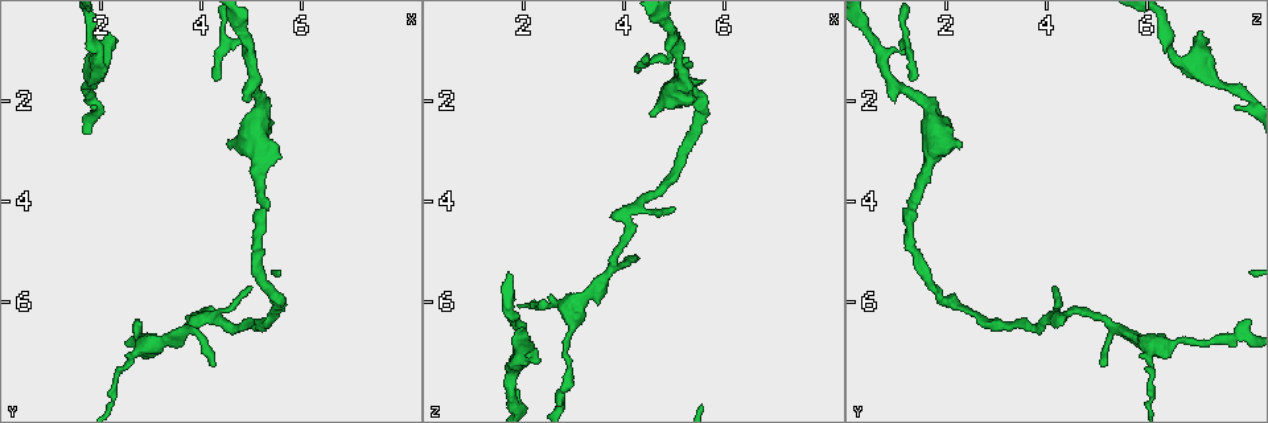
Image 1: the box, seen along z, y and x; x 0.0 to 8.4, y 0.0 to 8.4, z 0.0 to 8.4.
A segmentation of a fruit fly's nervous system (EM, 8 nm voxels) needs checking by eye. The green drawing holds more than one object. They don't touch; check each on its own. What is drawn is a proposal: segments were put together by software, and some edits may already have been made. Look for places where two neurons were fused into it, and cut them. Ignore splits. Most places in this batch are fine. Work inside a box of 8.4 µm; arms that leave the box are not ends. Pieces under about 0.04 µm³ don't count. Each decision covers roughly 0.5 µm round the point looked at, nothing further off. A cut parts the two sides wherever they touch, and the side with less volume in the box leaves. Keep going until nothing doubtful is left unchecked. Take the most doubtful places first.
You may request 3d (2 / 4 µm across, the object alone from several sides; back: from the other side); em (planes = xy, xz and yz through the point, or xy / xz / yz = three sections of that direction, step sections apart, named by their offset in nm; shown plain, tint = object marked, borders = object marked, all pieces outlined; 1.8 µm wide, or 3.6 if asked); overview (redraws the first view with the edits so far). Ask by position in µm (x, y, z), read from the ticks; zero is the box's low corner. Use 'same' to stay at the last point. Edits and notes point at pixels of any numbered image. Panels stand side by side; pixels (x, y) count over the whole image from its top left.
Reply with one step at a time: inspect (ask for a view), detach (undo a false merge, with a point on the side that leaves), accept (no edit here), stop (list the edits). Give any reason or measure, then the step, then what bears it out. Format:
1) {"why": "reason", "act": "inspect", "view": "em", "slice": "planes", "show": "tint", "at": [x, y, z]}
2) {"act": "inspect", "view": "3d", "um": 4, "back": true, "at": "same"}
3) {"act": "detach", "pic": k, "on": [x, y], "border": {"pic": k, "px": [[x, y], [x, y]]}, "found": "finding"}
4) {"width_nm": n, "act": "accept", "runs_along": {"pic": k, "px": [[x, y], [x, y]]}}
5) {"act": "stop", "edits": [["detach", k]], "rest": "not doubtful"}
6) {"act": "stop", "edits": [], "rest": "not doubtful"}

{"why": "three-way junction", "act": "inspect", "view": "3d", "um": 2, "at": [3.05, 6.90, 6.05]}

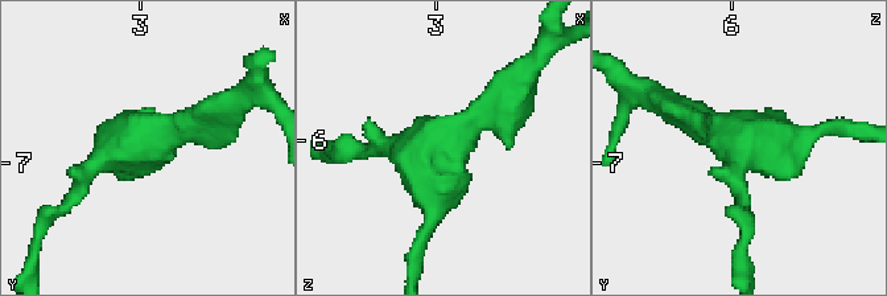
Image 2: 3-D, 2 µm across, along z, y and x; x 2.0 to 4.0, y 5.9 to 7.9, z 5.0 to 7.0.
{"arms": 3, "why": "need the tissue", "act": "inspect", "view": "em", "slice": "planes", "show": "tint", "at": [3.04, 6.82, 6.08]}

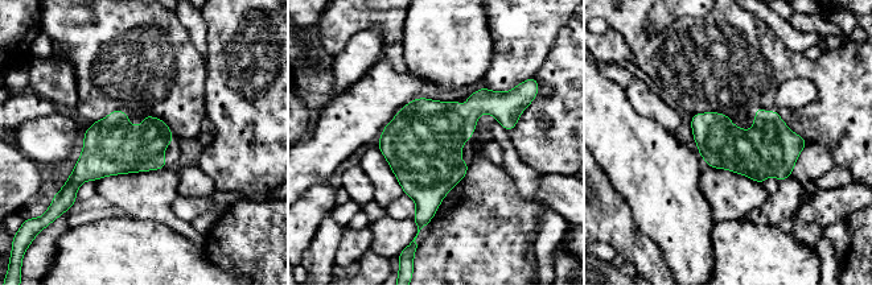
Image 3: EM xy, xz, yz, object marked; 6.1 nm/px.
{"act": "accept", "found": "all the same neuron"}

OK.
{"why": "calibre changes", "act": "inspect", "view": "em", "um": 3.6, "slice": "xz", "step": 4, "show": "tint", "at": [5.05, 2.35, 1.75]}

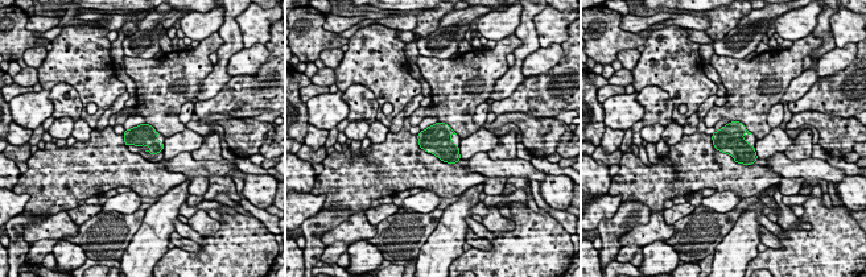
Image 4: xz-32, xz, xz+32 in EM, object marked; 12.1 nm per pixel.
{"act": "inspect", "view": "em", "um": 3.6, "slice": "planes", "show": "tint", "at": "same"}

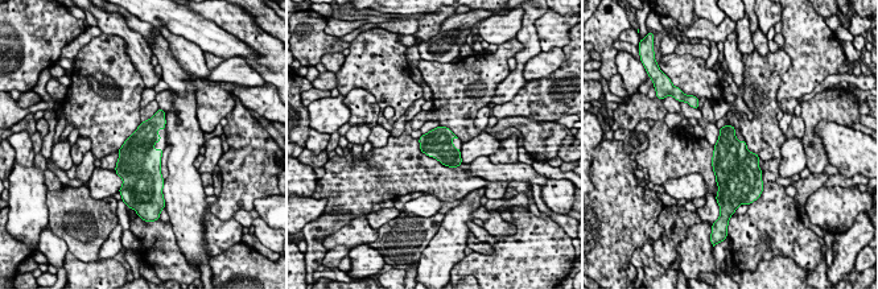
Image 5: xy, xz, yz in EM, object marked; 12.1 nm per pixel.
{"act": "accept", "found": "all the same neuron"}

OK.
{"why": "sharp bend", "act": "inspect", "view": "3d", "um": 4, "at": [1.95, 1.25, 6.75]}

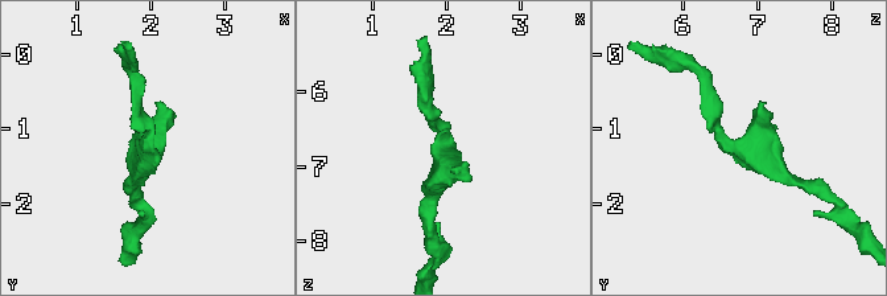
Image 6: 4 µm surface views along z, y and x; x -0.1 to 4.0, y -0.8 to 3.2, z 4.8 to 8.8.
{"act": "inspect", "view": "em", "slice": "planes", "show": "plain", "at": [1.90, 1.30, 6.80]}

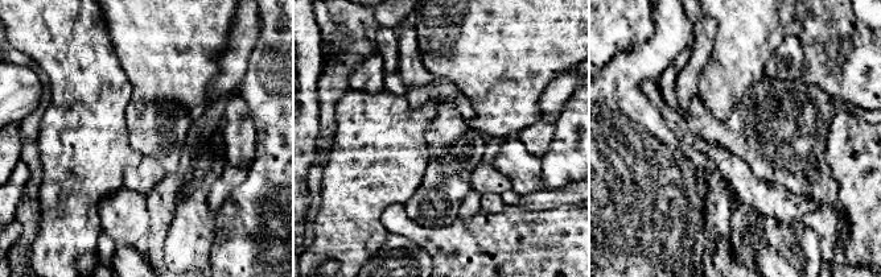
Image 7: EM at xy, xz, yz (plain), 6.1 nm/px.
{"act": "inspect", "view": "em", "slice": "planes", "show": "tint", "at": "same"}

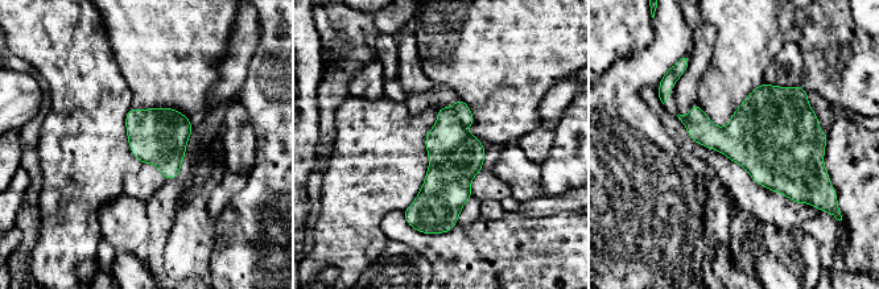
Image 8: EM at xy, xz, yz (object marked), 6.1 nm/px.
{"act": "accept", "found": "continuous, no second neuron"}

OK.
{"act": "stop", "edits": [], "rest": "not doubtful"}

